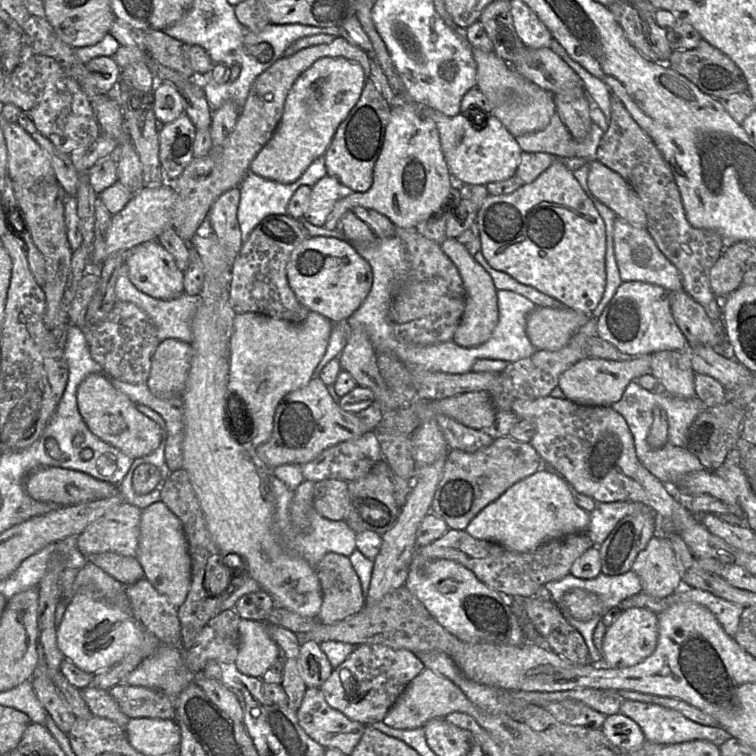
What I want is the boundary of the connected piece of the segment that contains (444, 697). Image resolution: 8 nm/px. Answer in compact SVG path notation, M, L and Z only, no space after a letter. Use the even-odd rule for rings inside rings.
M426 667L410 681L385 715L383 722L397 729L415 729L423 727L431 719L444 718L447 714L455 711L473 716L492 735L496 729L503 729L503 720L513 719L505 712L486 712L480 709L452 680Z

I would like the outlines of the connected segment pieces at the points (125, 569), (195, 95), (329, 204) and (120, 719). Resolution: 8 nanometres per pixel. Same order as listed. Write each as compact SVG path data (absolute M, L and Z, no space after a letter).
M99 552L86 557L91 563L118 582L129 585L144 577L143 569L136 557L123 556L115 552Z
M189 80L177 89L185 101L185 115L196 129L210 128L212 111L210 110L203 89L194 80Z
M324 176L311 187L311 195L303 218L314 226L324 226L336 202L343 196L352 193L343 187L337 179Z
M89 686L81 694L93 715L112 720L125 730L130 718L121 711L109 690Z

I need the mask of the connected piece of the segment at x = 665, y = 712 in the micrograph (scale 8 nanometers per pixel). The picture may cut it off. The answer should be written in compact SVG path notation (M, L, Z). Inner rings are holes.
M622 698L619 712L634 720L643 731L647 741L652 743L675 744L693 740L705 740L718 748L732 736L719 726L707 726L686 718L681 713L659 705L627 700Z

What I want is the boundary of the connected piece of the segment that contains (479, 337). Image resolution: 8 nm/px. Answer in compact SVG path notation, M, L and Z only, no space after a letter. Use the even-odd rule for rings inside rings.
M447 238L442 244L443 252L457 267L465 290L466 306L453 342L458 346L473 348L487 342L495 331L499 321L498 295L490 274L468 252L466 245L455 238Z

